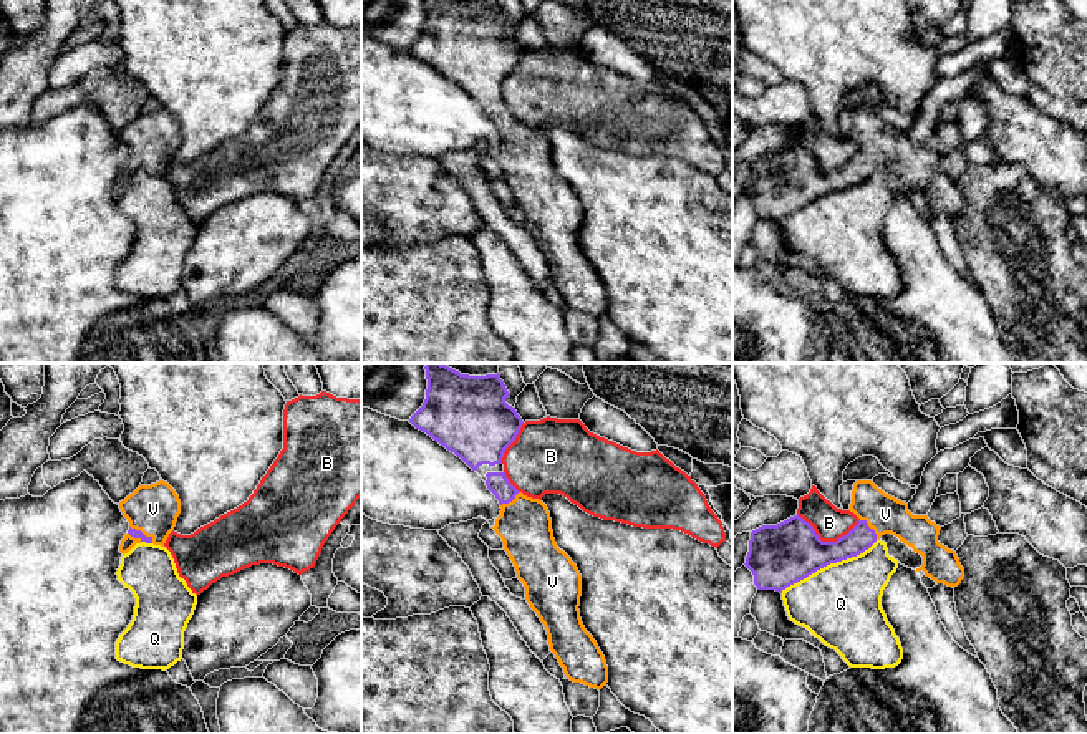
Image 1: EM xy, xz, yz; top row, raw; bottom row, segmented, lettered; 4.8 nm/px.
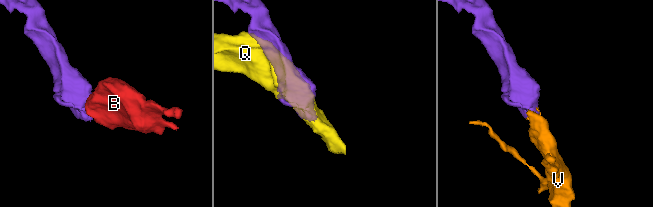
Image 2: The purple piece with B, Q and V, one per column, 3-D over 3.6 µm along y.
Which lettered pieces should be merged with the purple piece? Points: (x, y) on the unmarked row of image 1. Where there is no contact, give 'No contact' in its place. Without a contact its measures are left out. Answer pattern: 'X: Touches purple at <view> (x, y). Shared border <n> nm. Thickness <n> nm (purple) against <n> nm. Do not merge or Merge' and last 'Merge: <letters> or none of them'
B: Touches purple at yz (827, 171). Shared border 300 nm. Thickness 300 nm (purple) against 160 nm. Do not merge
Q: Touches purple at yz (829, 193). Shared border 550 nm. Thickness 300 nm (purple) against 400 nm. Do not merge
V: Touches purple at xy (141, 161). Shared border 150 nm. Thickness 50 nm (purple) against 240 nm. Merge
Merge: V

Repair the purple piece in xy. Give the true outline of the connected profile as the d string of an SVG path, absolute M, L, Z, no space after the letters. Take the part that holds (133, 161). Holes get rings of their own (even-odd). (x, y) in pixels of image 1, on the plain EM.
M159 109L139 114L119 131L119 138L129 151L129 159L119 174L124 184L141 171L164 176L181 142L181 129L167 111Z

